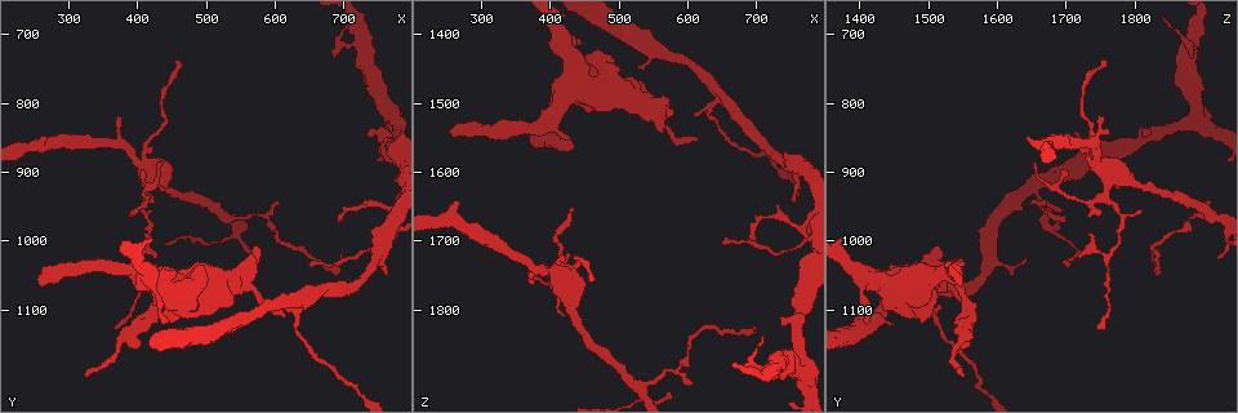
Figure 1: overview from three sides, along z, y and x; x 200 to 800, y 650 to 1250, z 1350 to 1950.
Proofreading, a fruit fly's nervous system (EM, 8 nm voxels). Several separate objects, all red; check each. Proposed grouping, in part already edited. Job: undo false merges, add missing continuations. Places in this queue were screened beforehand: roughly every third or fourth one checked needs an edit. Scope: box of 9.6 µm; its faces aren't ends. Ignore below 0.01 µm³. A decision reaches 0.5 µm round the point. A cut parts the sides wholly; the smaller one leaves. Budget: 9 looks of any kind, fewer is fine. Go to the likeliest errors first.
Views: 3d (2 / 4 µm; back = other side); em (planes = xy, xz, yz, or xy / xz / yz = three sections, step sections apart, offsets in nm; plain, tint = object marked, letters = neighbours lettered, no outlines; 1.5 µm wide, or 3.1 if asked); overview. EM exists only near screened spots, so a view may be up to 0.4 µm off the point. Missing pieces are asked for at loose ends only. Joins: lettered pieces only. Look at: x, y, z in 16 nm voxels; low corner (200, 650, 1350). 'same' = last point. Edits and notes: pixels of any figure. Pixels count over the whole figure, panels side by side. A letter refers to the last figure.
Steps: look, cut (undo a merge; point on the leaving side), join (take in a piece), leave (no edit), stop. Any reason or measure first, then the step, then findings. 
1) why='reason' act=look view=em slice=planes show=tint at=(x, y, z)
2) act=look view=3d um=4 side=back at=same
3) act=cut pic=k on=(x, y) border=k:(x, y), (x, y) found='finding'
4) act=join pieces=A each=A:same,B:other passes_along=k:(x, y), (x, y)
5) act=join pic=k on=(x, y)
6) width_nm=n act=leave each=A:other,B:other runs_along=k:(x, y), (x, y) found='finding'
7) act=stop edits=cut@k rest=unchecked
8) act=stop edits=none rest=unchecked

why='free end' act=look view=em slice=xy step=4 show=letters at=(255, 1070, 1550)

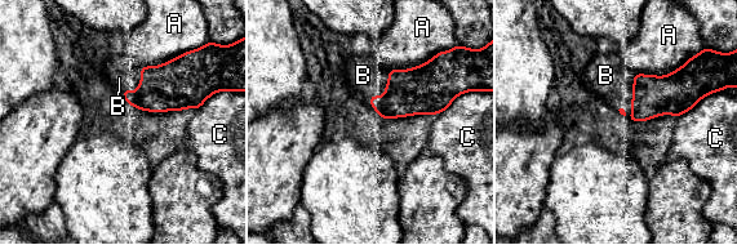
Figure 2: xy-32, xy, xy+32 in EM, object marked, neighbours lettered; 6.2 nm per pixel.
act=join pieces=B each=A:other,B:same,C:other found='it goes on there'

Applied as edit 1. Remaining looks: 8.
why='see it whole again' act=look view=overview

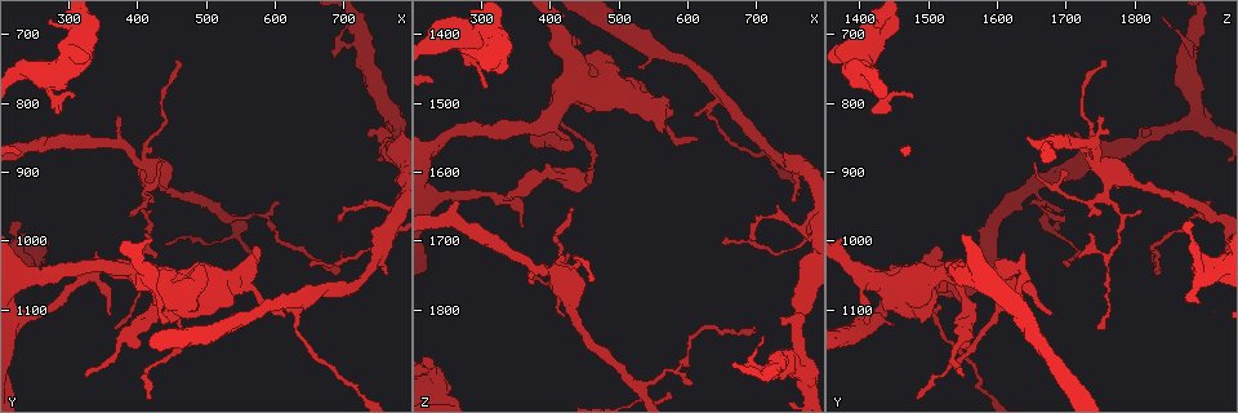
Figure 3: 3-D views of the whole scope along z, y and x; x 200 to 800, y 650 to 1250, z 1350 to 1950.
why='tapers out' act=look view=em slice=planes show=tint at=(755, 1030, 1645)

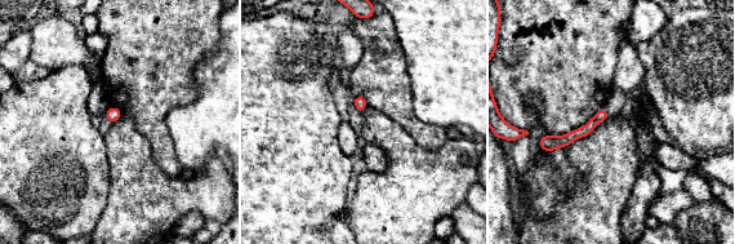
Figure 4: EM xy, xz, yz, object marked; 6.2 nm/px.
why='what lies round it' act=look view=em slice=planes show=letters at=same

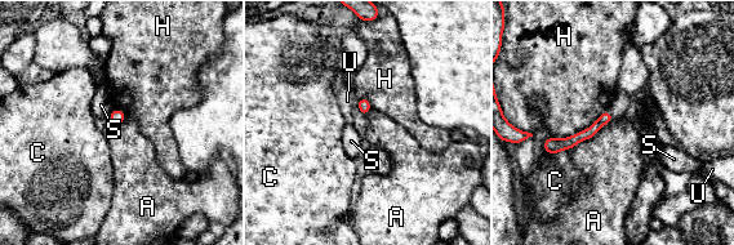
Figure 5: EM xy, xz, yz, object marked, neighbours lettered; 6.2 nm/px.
width_nm=70 longest_contact=H:340nm act=leave each=A:other,C:other,H:other,S:other,U:other found='none of them fits'

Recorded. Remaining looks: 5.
why='thin end' act=look view=em slice=xz step=4 show=tint at=(390, 965, 1730)

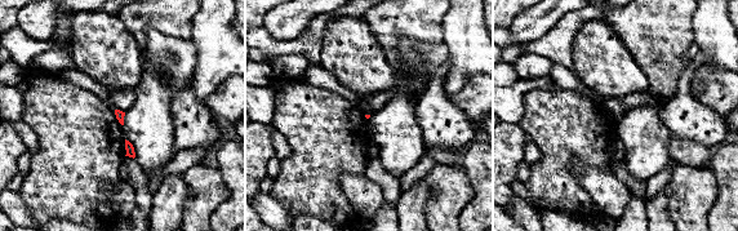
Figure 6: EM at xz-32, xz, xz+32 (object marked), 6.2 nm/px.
act=look view=em slice=planes show=letters at=same

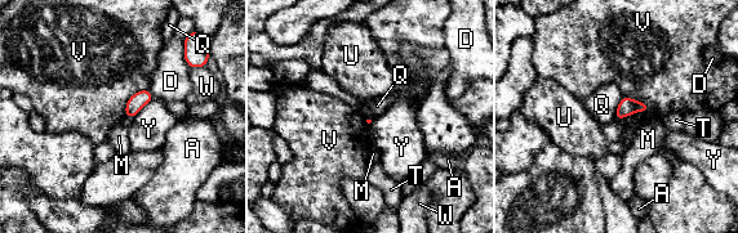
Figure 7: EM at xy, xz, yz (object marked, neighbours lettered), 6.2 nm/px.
longest_contact=V:200nm act=leave each=A:other,D:other,M:other,Q:other,T:other,U:other,V:other,W:other,Y:other found='no lettered piece goes on from it'

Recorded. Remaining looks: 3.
why='free end' act=look view=3d um=2 at=(655, 1035, 1710)

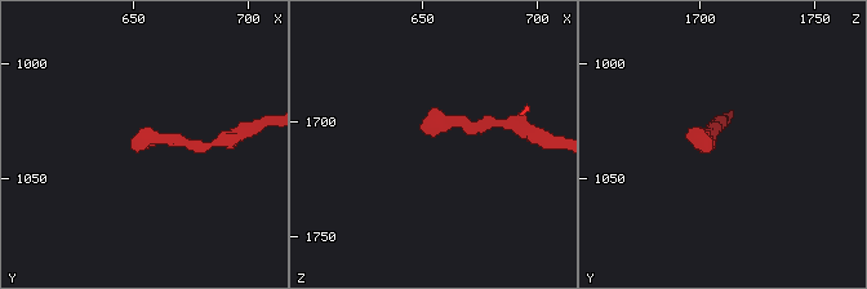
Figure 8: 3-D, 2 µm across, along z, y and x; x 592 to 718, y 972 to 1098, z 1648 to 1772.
act=look view=em slice=xz step=4 show=tint at=(651, 1036, 1706)

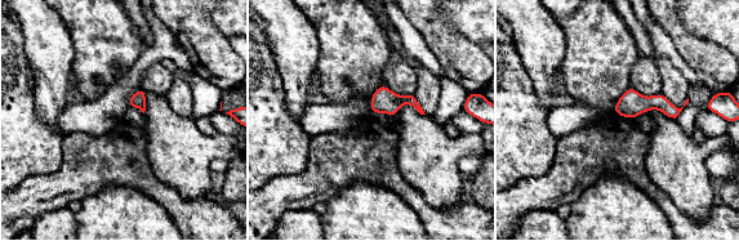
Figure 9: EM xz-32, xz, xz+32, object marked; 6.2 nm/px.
act=look view=em slice=planes show=letters at=same

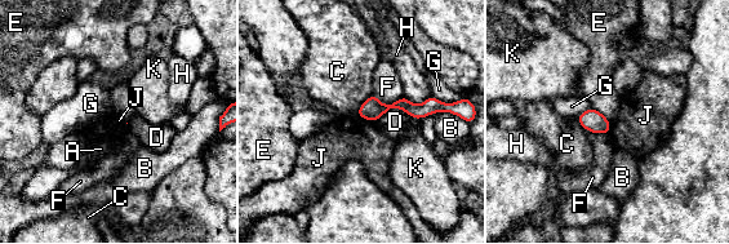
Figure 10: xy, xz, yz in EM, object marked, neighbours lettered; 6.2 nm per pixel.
longest_contact=D:280nm act=leave each=A:other,B:other,C:other,D:other,E:other,F:other,G:other,H:other,J:other,K:other border=10:(355, 114), (374, 122) found='no lettered piece goes on from it'

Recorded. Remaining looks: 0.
act=stop edits=join@2 rest=unchecked

